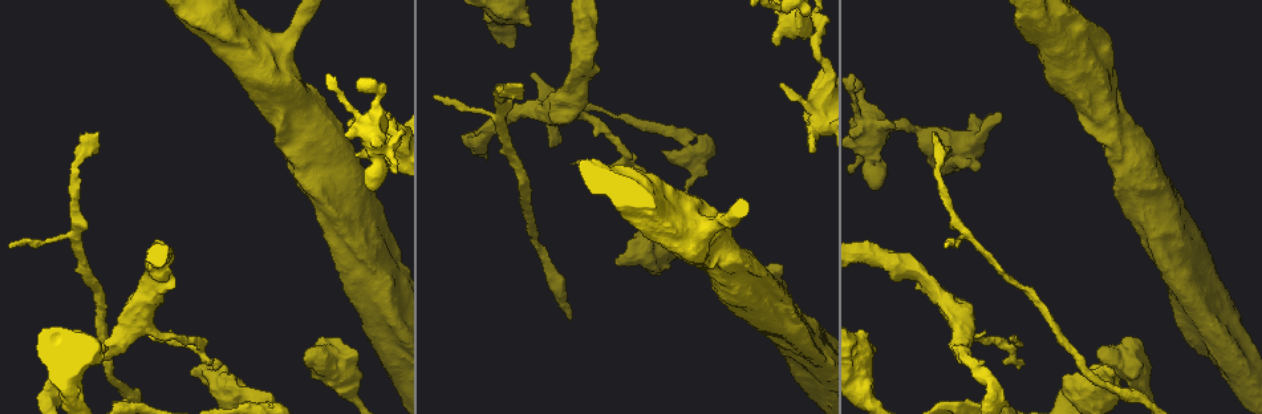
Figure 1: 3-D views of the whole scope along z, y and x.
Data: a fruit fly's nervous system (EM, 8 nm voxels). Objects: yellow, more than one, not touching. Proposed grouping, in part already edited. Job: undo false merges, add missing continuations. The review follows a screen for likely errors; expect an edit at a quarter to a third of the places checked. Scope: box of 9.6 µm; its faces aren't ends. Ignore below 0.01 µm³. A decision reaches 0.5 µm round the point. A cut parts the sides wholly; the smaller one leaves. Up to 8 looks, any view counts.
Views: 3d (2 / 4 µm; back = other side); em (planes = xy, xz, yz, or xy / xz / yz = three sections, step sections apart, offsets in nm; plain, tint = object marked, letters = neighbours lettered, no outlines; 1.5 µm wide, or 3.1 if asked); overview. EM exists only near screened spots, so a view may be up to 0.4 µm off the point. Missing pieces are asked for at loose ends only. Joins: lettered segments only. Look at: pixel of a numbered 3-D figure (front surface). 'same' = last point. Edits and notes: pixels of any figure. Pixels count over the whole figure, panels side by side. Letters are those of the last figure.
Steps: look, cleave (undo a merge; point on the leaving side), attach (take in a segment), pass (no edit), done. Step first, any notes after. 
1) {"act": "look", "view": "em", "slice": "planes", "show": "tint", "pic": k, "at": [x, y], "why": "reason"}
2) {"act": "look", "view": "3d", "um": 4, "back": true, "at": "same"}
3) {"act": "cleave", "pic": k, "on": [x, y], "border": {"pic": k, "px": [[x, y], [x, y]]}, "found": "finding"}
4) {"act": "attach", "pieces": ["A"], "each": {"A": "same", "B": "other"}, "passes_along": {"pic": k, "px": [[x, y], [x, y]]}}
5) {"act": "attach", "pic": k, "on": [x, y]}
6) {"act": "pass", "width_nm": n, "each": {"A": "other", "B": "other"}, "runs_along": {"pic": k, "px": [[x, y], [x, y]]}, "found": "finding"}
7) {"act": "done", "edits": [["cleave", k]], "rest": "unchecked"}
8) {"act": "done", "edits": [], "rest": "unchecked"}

{"act": "look", "view": "em", "slice": "planes", "show": "tint", "pic": 1, "at": [1023, 365], "why": "branch stops here"}

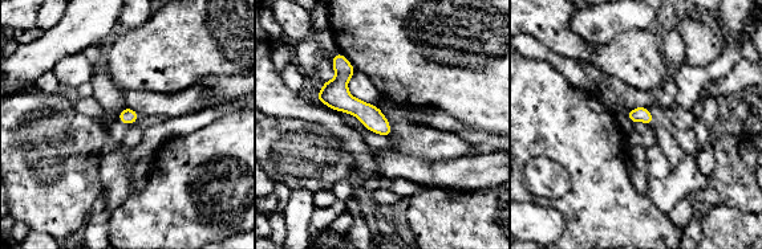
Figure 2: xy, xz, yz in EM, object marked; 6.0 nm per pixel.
{"act": "look", "view": "em", "slice": "planes", "show": "letters", "at": "same", "why": "see the neighbours"}

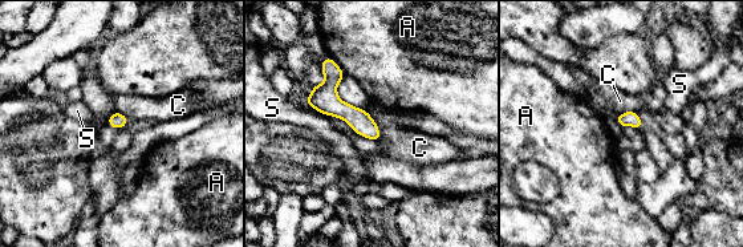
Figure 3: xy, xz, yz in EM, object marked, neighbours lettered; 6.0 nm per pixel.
{"act": "pass", "each": {"A": "other", "C": "other", "S": "other"}, "found": "none of them fits"}

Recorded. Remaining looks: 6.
{"act": "look", "view": "em", "slice": "planes", "show": "letters", "pic": 1, "at": [891, 127], "why": "branch stops here"}

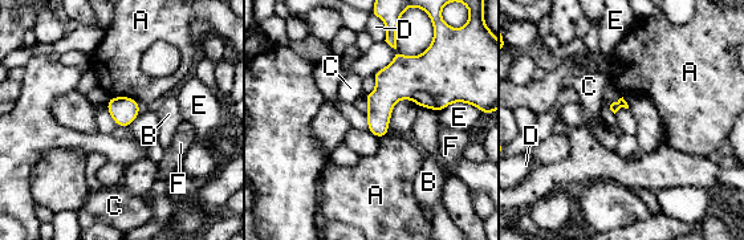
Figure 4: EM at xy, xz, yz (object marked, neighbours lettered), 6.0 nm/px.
{"act": "pass", "longest_contact_nm": ["E", 200], "each": {"A": "other", "B": "other", "C": "other", "D": "other", "E": "other", "F": "other"}, "border": {"pic": 4, "px": [[110, 96], [130, 96], [137, 101]]}, "found": "none of them fits"}

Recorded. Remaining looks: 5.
{"act": "look", "view": "3d", "um": 4, "pic": 1, "at": [12, 243], "why": "tapers out"}

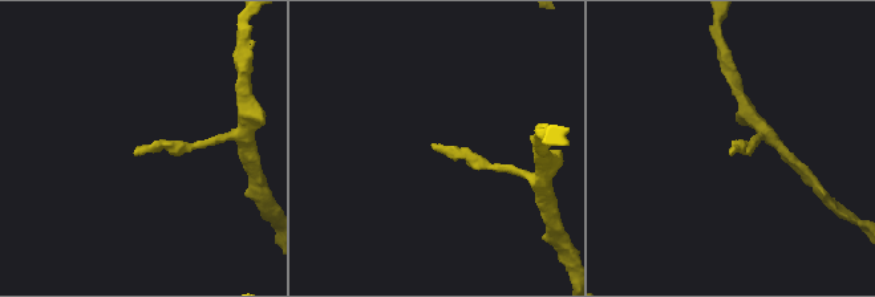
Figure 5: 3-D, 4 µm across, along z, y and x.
{"act": "look", "view": "em", "slice": "xz", "step": 4, "show": "letters", "pic": 5, "at": [434, 145], "why": "need the tissue"}

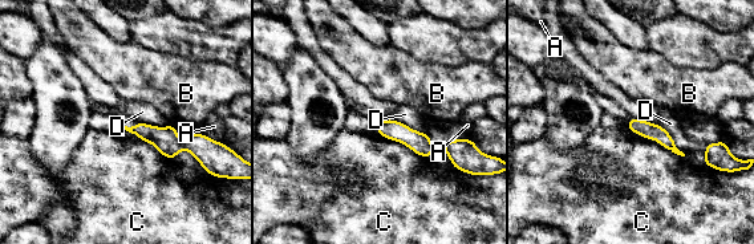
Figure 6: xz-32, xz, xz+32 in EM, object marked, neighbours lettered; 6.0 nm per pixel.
{"act": "pass", "width_nm": 100, "each": {"A": "other", "B": "other", "C": "other", "D": "other"}, "border": {"pic": 6, "px": [[627, 127], [684, 157]]}, "found": "no lettered segment goes on from it"}

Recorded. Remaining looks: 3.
{"act": "done", "edits": [], "rest": "unchecked"}

